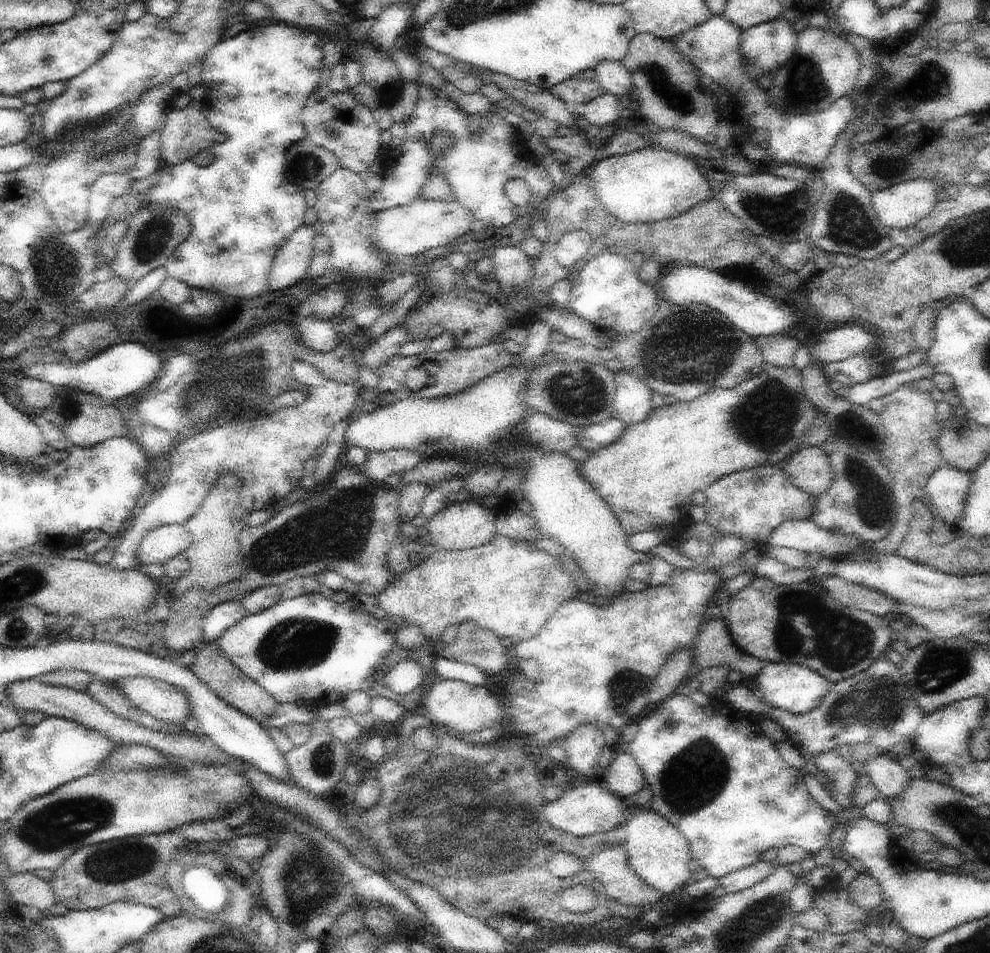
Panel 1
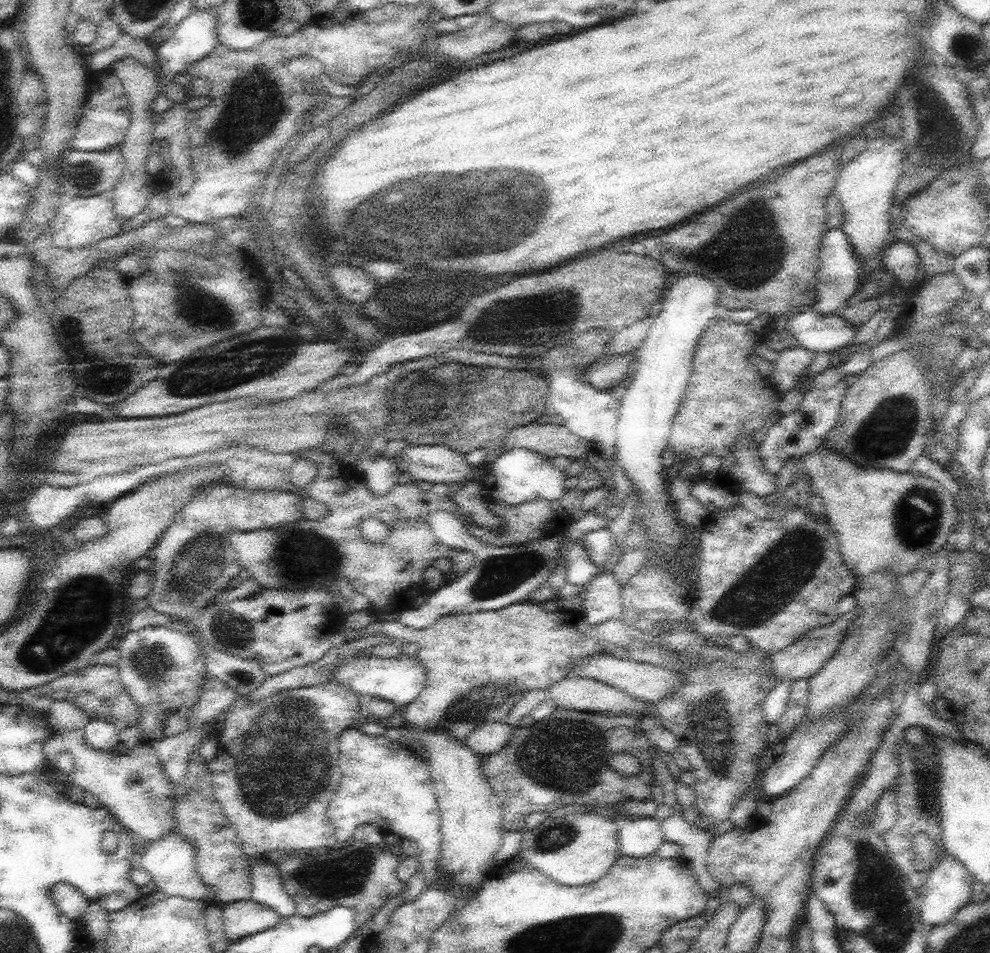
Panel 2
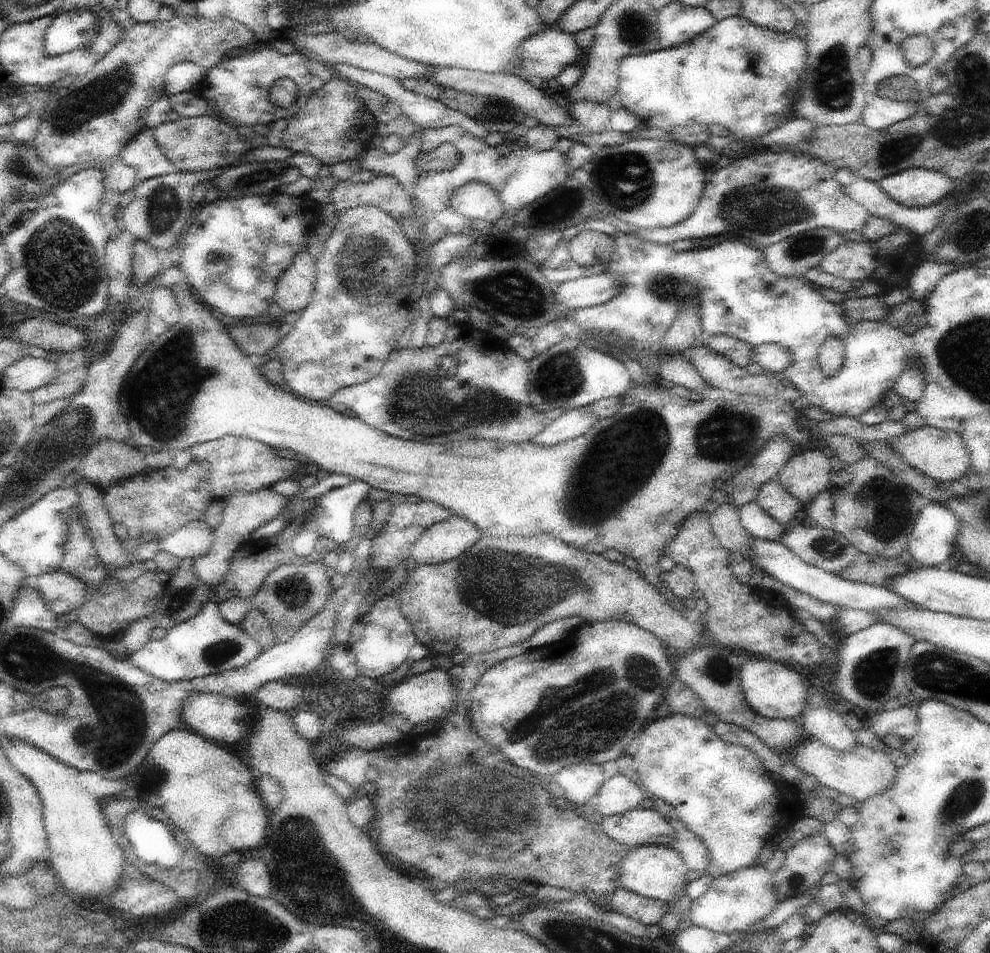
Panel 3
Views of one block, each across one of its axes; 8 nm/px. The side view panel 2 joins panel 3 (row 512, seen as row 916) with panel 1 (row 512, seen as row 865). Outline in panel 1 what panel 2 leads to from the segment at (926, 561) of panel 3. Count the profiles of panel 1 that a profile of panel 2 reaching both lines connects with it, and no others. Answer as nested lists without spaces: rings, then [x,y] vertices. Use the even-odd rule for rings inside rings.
[[[942,459],[925,488],[934,516],[956,527],[958,520],[966,514],[966,501],[972,481],[973,474],[958,470]]]

